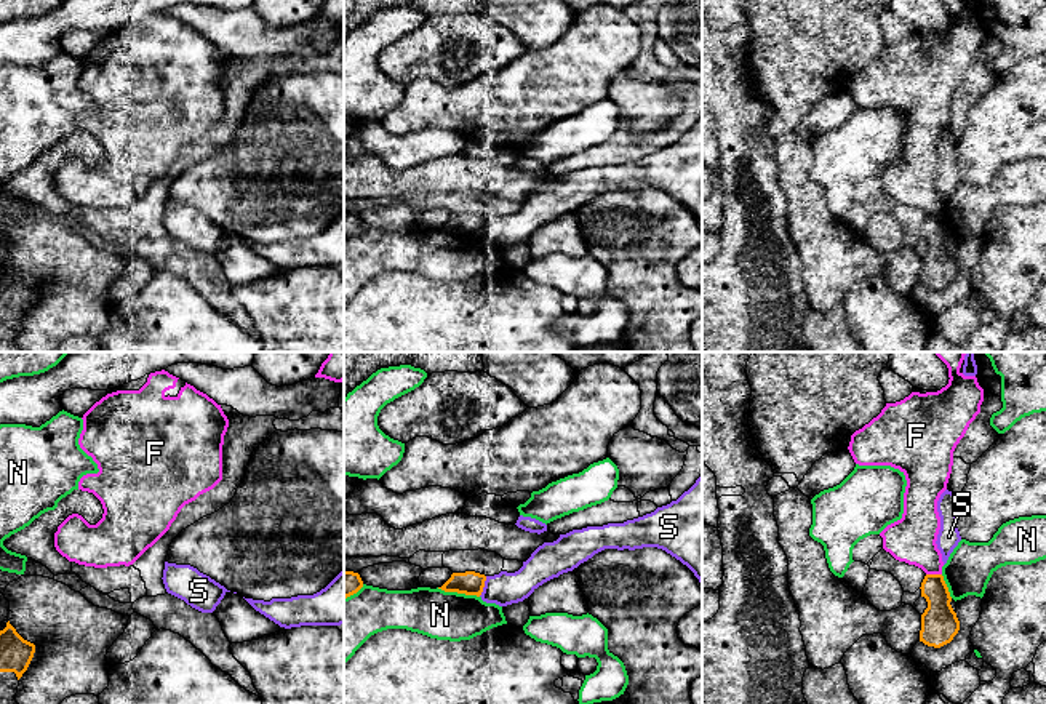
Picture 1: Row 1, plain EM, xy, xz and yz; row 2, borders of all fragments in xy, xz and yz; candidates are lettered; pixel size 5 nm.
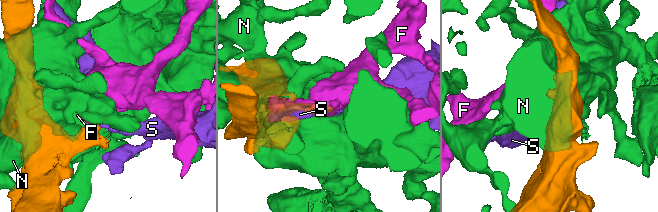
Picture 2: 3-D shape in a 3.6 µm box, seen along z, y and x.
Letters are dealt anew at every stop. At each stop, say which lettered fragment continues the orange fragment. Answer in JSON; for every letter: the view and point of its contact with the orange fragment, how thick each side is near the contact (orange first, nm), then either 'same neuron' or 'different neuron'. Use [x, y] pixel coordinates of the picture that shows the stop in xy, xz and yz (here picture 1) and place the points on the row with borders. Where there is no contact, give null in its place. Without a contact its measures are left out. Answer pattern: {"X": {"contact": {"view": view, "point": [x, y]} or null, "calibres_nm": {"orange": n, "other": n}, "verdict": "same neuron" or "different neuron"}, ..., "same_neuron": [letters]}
{"F": {"contact": {"view": "yz", "point": [934, 575]}, "calibres_nm": {"orange": 190, "other": 240}, "verdict": "different neuron"}, "N": {"contact": {"view": "xz", "point": [458, 592]}, "calibres_nm": {"orange": 120, "other": 240}, "verdict": "different neuron"}, "S": {"contact": {"view": "xz", "point": [483, 586]}, "calibres_nm": {"orange": 120, "other": 160}, "verdict": "different neuron"}, "same_neuron": []}

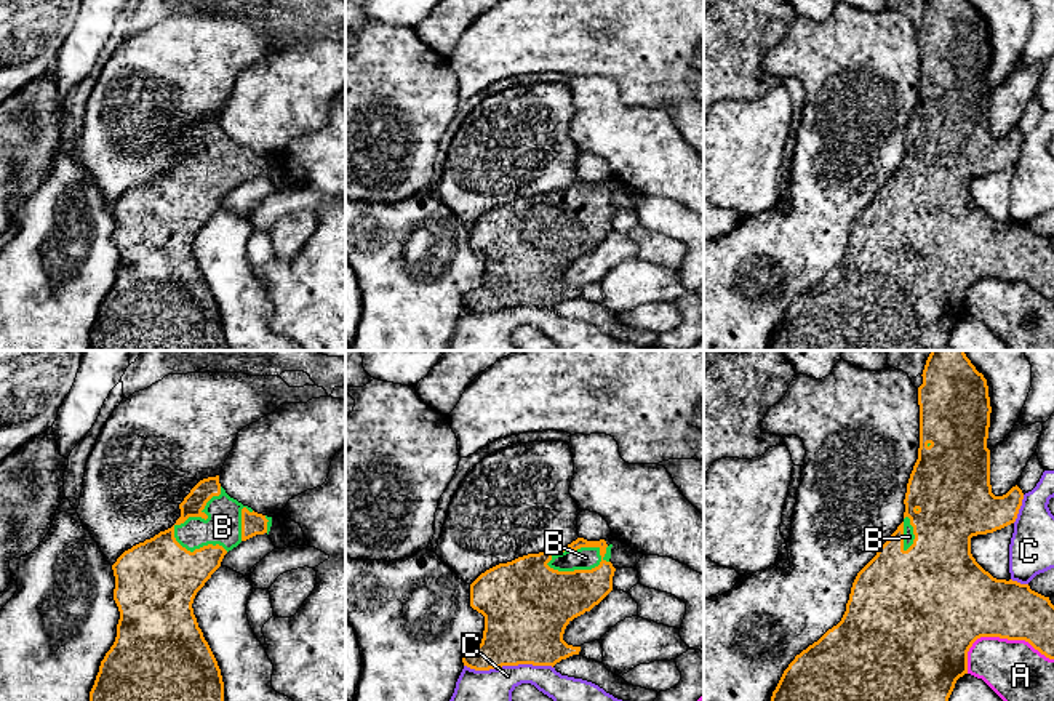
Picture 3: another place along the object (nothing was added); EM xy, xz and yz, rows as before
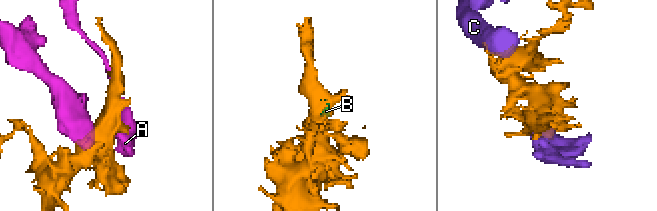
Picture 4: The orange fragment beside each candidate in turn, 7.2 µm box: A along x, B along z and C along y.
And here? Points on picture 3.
{"A": {"contact": {"view": "yz", "point": [998, 636]}, "calibres_nm": {"orange": 400, "other": 300}, "verdict": "different neuron"}, "B": {"contact": {"view": "xz", "point": [581, 570]}, "calibres_nm": {"orange": 340, "other": 110}, "verdict": "same neuron"}, "C": {"contact": {"view": "xz", "point": [509, 664]}, "calibres_nm": {"orange": 420, "other": 160}, "verdict": "different neuron"}, "same_neuron": ["B"]}

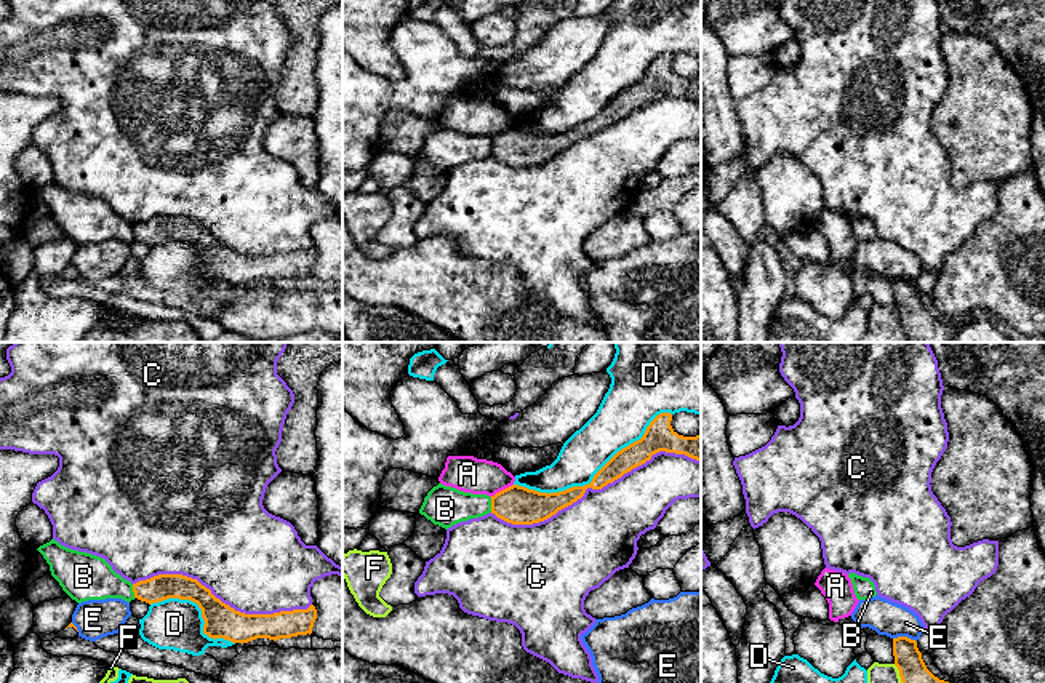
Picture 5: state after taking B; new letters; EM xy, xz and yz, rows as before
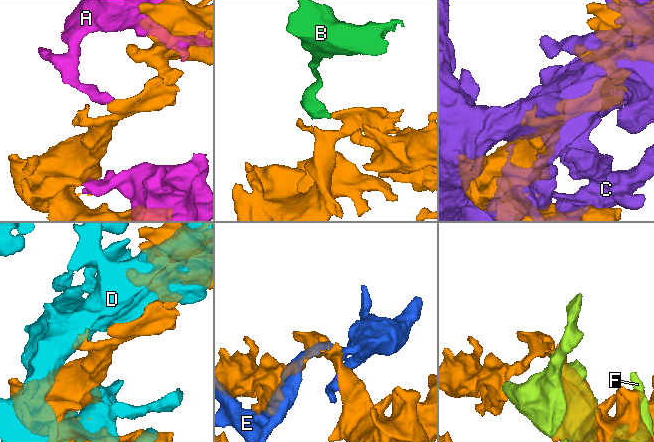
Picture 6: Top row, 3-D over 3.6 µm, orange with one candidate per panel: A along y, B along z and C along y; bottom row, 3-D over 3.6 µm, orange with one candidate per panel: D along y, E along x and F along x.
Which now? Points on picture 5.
{"A": {"contact": {"view": "xz", "point": [503, 490]}, "calibres_nm": {"orange": 190, "other": 180}, "verdict": "different neuron"}, "B": {"contact": {"view": "xy", "point": [133, 591]}, "calibres_nm": {"orange": 130, "other": 220}, "verdict": "different neuron"}, "C": {"contact": {"view": "xz", "point": [594, 488]}, "calibres_nm": {"orange": 120, "other": 400}, "verdict": "different neuron"}, "D": {"contact": {"view": "xz", "point": [594, 475]}, "calibres_nm": {"orange": 120, "other": 220}, "verdict": "different neuron"}, "E": {"contact": {"view": "yz", "point": [904, 637]}, "calibres_nm": {"orange": 140, "other": 170}, "verdict": "different neuron"}, "F": {"contact": {"view": "yz", "point": [900, 674]}, "calibres_nm": {"orange": 140, "other": 100}, "verdict": "different neuron"}, "same_neuron": []}

